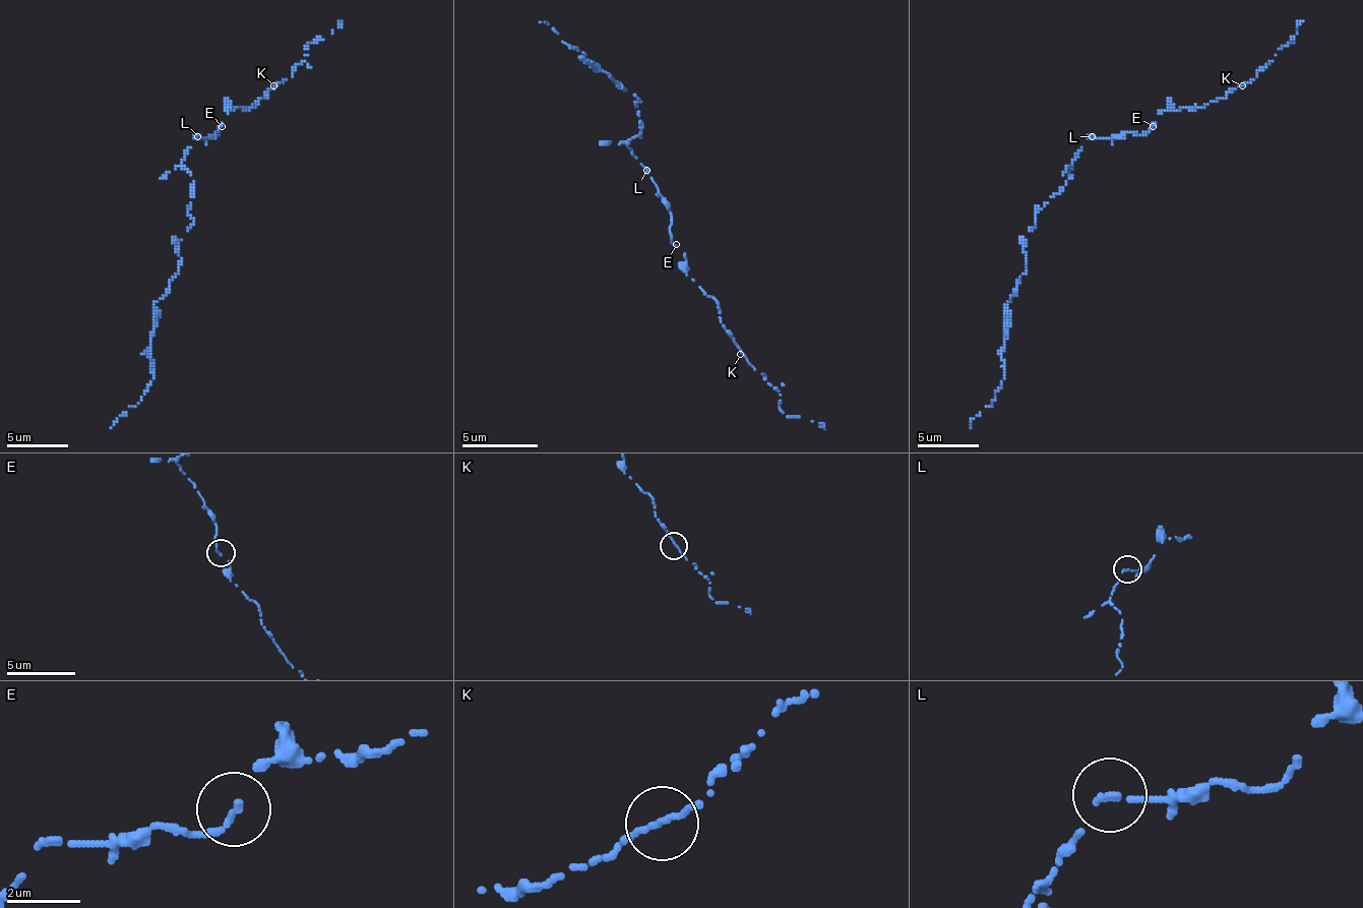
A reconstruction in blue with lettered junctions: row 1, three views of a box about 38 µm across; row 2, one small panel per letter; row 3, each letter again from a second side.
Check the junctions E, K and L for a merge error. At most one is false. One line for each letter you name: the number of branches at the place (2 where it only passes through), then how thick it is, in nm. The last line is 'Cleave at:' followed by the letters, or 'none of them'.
Cleave at: none of them

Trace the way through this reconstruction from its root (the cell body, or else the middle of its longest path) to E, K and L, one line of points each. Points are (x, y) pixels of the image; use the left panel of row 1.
E: (185, 157), (194, 138), (209, 138), (222, 126)
K: (185, 157), (194, 138), (209, 138), (219, 132), (215, 135), (231, 111), (255, 108), (273, 85)
L: (185, 157), (197, 135)

